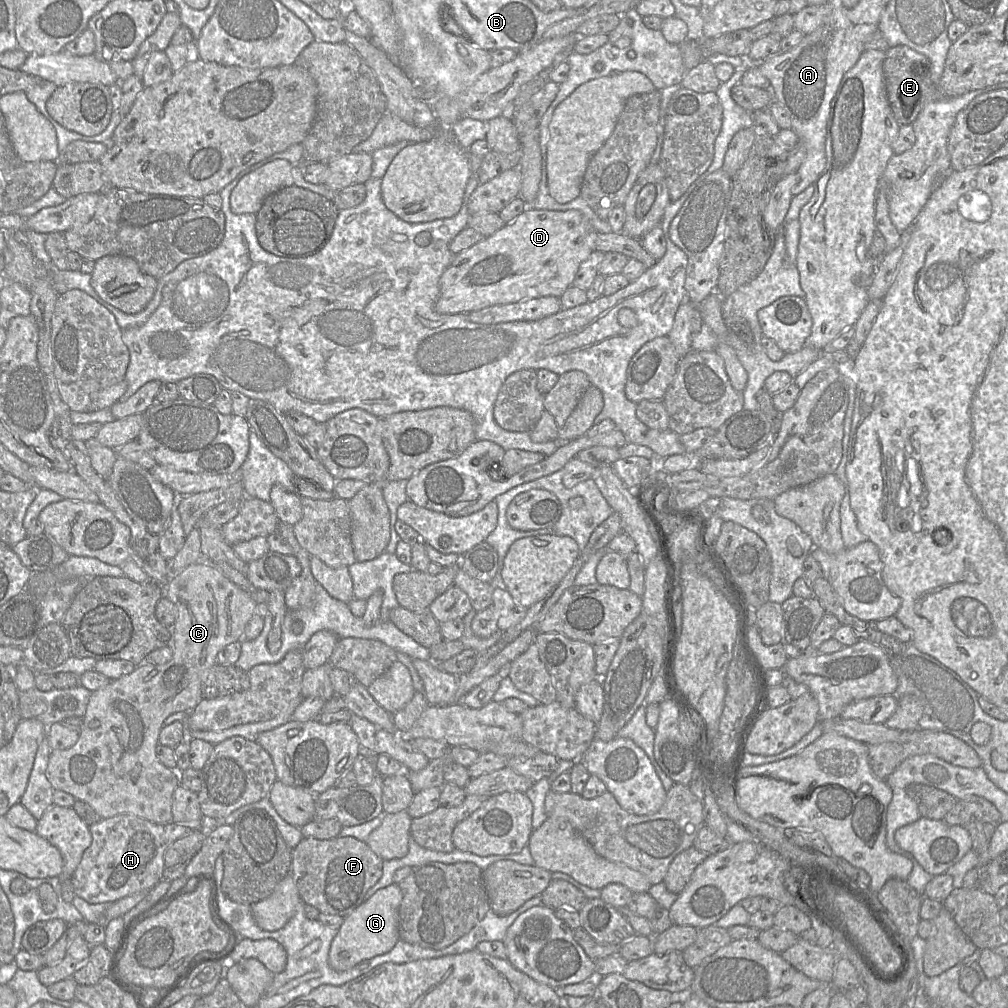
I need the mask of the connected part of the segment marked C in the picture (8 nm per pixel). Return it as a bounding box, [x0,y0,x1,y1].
[47,563,258,824]

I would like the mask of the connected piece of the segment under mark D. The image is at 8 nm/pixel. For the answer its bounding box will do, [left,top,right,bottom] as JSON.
[434,207,599,314]

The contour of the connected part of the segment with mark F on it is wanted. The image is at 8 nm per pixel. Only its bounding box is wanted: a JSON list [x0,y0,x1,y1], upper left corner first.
[291,836,383,918]

